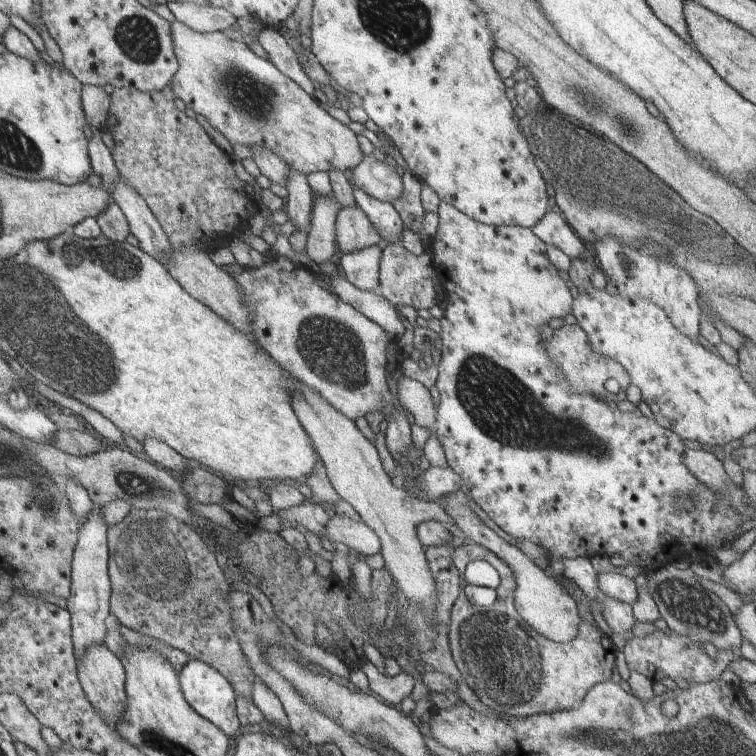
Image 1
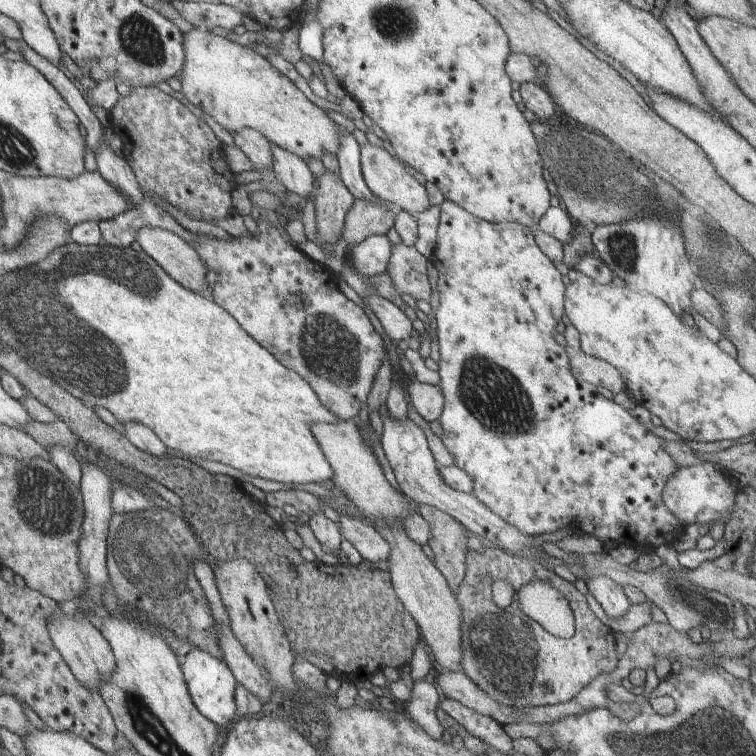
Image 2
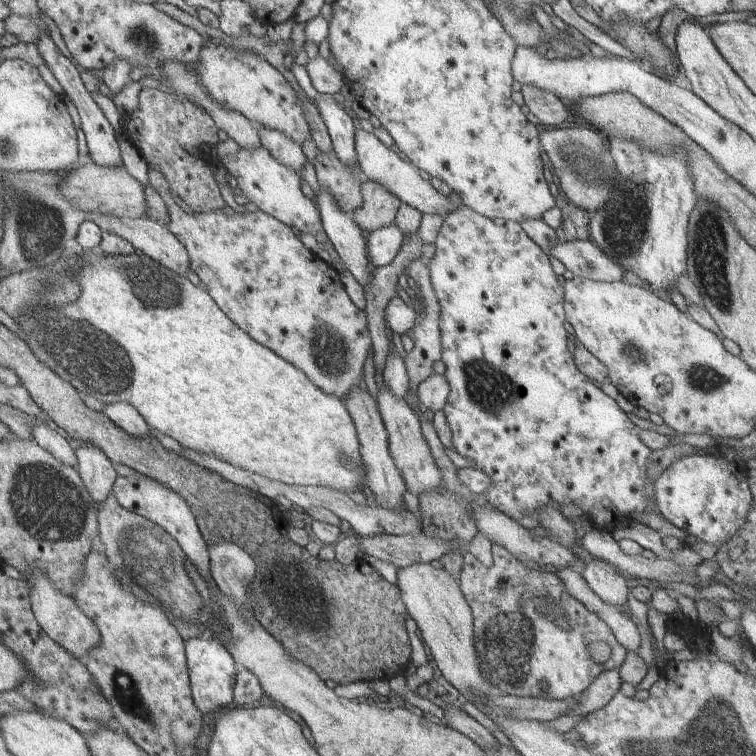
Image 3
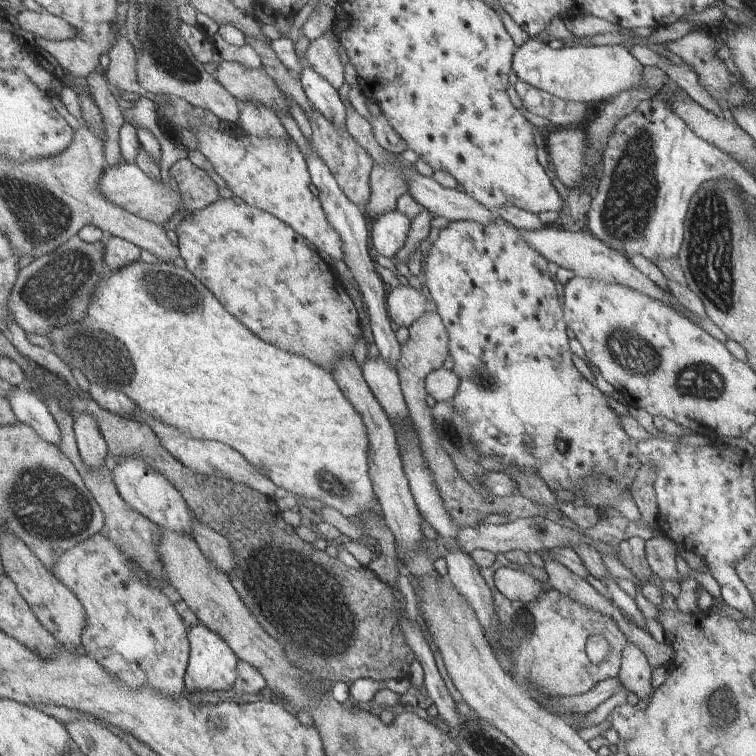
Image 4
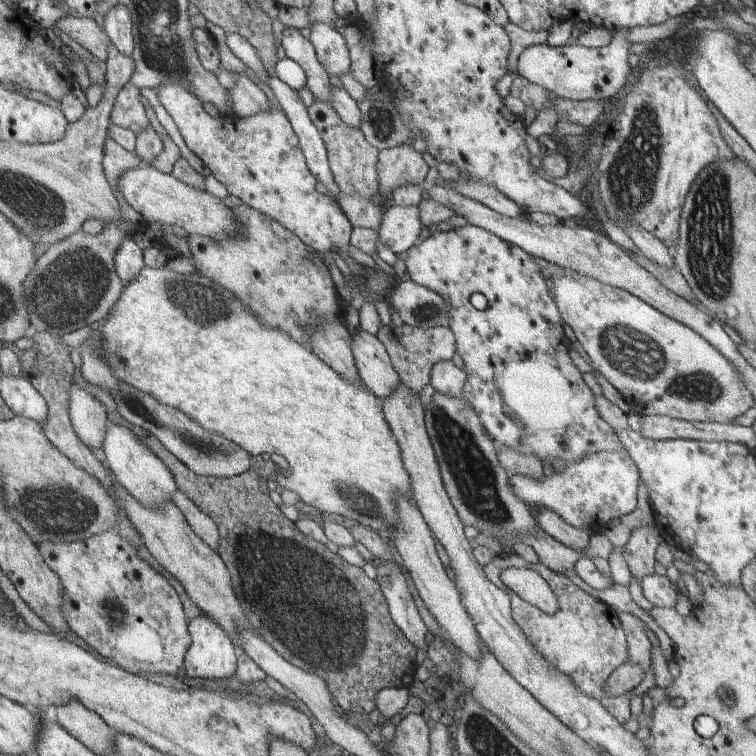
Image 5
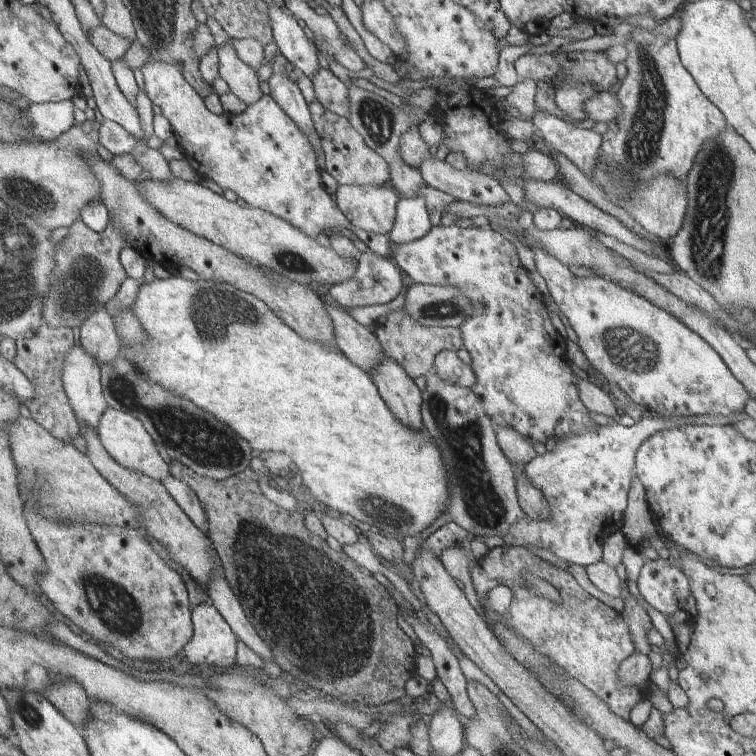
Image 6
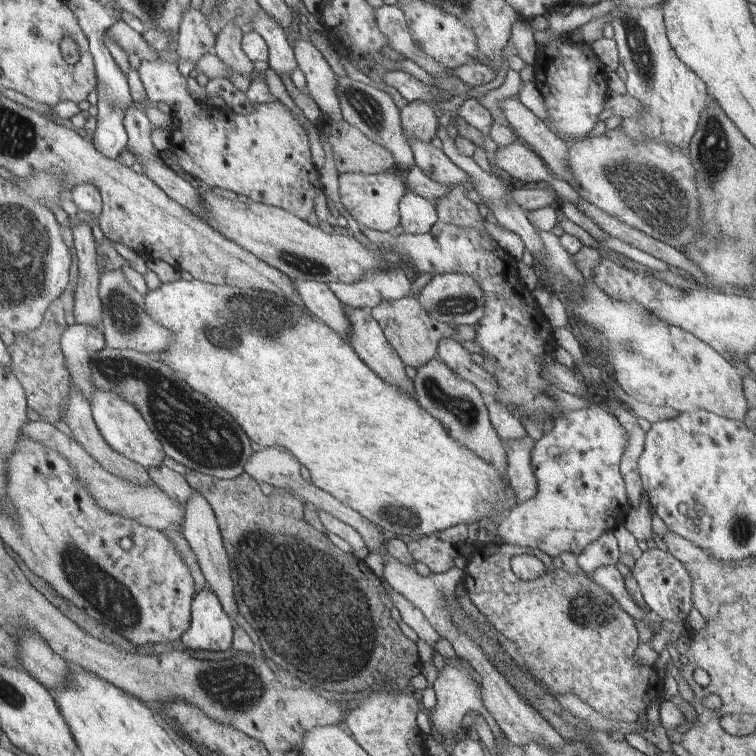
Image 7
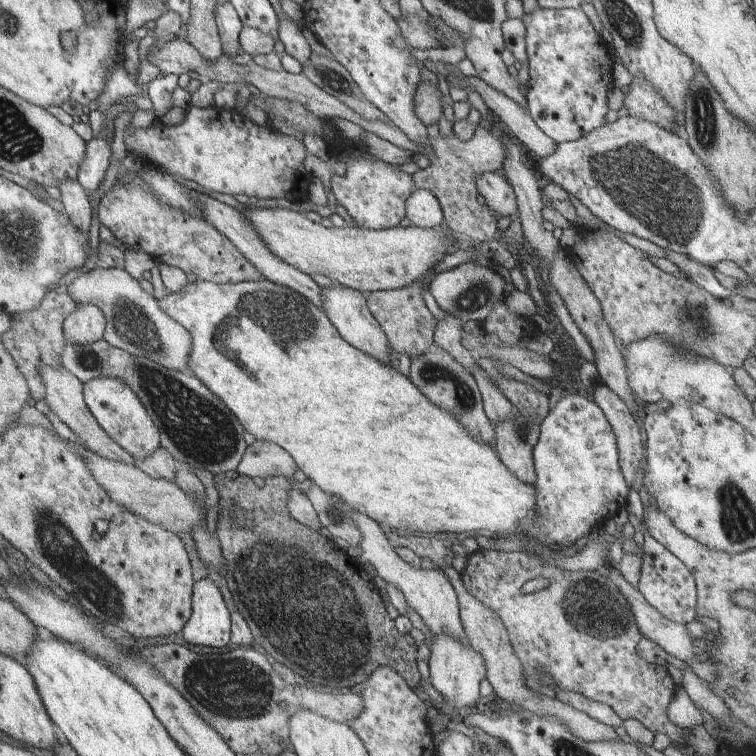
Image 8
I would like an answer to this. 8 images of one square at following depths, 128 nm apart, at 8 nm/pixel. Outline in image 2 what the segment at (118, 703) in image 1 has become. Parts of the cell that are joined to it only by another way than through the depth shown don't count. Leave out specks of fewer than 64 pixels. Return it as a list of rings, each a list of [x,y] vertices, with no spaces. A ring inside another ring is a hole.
[[[63,612],[62,616],[52,616],[50,618],[48,629],[54,646],[82,686],[100,690],[100,684],[112,680],[112,675],[116,672],[117,663],[114,650],[97,626],[84,622],[84,620],[78,620],[78,618],[66,615]]]

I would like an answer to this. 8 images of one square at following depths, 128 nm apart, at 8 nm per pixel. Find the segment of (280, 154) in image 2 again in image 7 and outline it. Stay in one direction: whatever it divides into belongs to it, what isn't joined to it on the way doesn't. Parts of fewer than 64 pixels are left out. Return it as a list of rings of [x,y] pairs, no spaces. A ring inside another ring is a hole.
[[[223,23],[222,31],[217,36],[213,52],[220,58],[220,62],[224,62],[228,66],[228,70],[230,70],[228,80],[240,92],[246,93],[252,83],[252,72],[255,70],[252,61],[246,58],[246,54],[242,50],[242,39],[243,32],[238,26]]]

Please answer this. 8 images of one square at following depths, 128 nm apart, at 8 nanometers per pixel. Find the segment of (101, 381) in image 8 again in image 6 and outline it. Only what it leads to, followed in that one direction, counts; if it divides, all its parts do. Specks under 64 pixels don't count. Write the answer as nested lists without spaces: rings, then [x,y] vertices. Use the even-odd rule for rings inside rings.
[[[108,407],[107,414],[100,420],[97,430],[102,446],[108,451],[108,454],[124,468],[132,472],[146,474],[148,478],[154,478],[163,483],[170,474],[170,465],[156,448],[155,440],[152,440],[151,433],[144,428],[143,421],[135,416],[130,416],[127,412]]]

